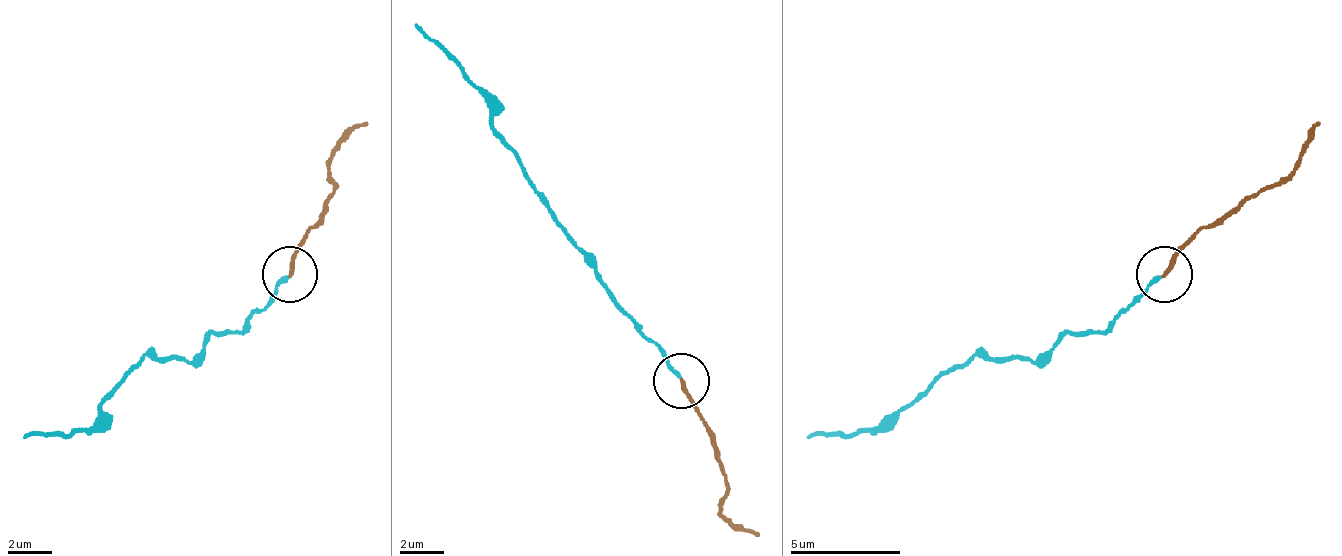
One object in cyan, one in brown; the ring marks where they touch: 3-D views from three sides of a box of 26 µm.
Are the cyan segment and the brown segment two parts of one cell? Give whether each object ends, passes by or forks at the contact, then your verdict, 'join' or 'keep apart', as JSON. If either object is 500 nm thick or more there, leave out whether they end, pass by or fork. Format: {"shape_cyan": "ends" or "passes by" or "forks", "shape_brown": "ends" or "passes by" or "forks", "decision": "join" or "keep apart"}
{"shape_cyan": "ends", "shape_brown": "ends", "decision": "join"}

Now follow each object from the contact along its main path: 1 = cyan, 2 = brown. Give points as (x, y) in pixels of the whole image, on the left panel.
1: (288, 278), (244, 328), (216, 333), (189, 361), (150, 356), (133, 367), (89, 428), (23, 439)
2: (288, 273), (332, 195), (327, 167), (366, 123)

